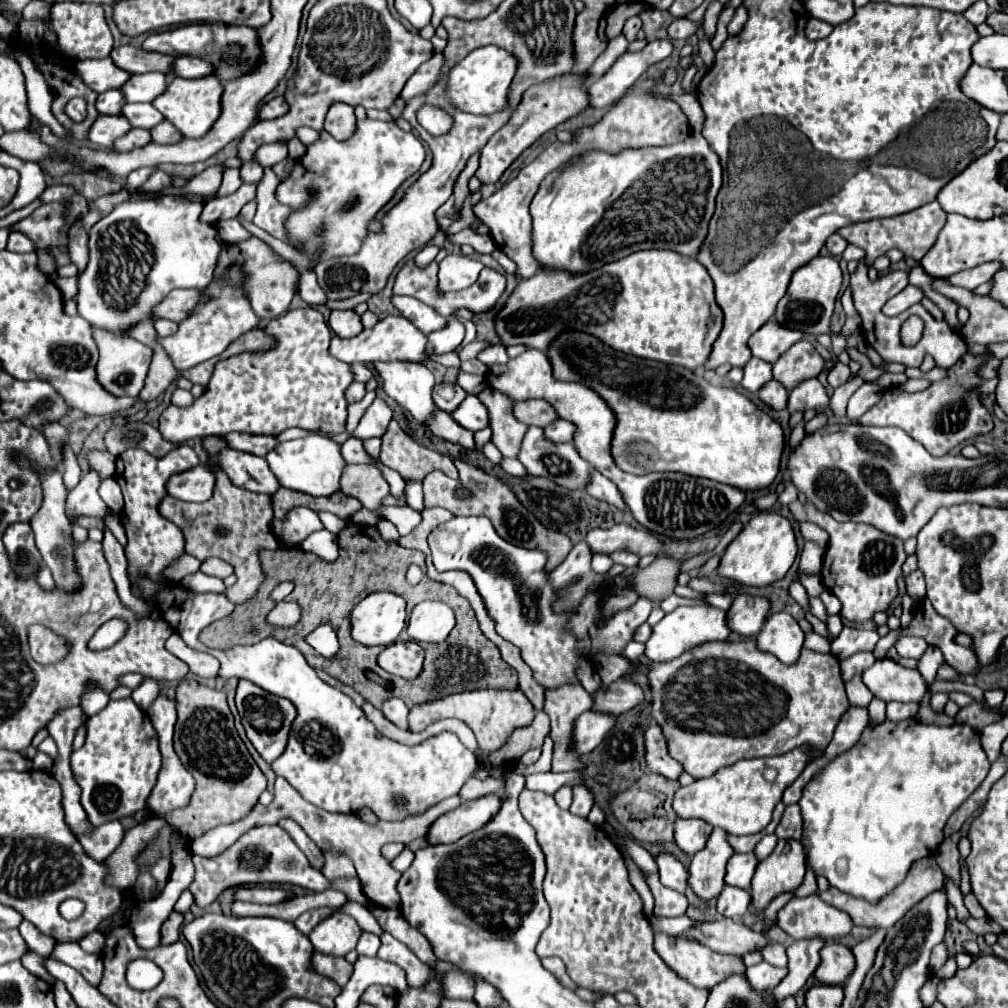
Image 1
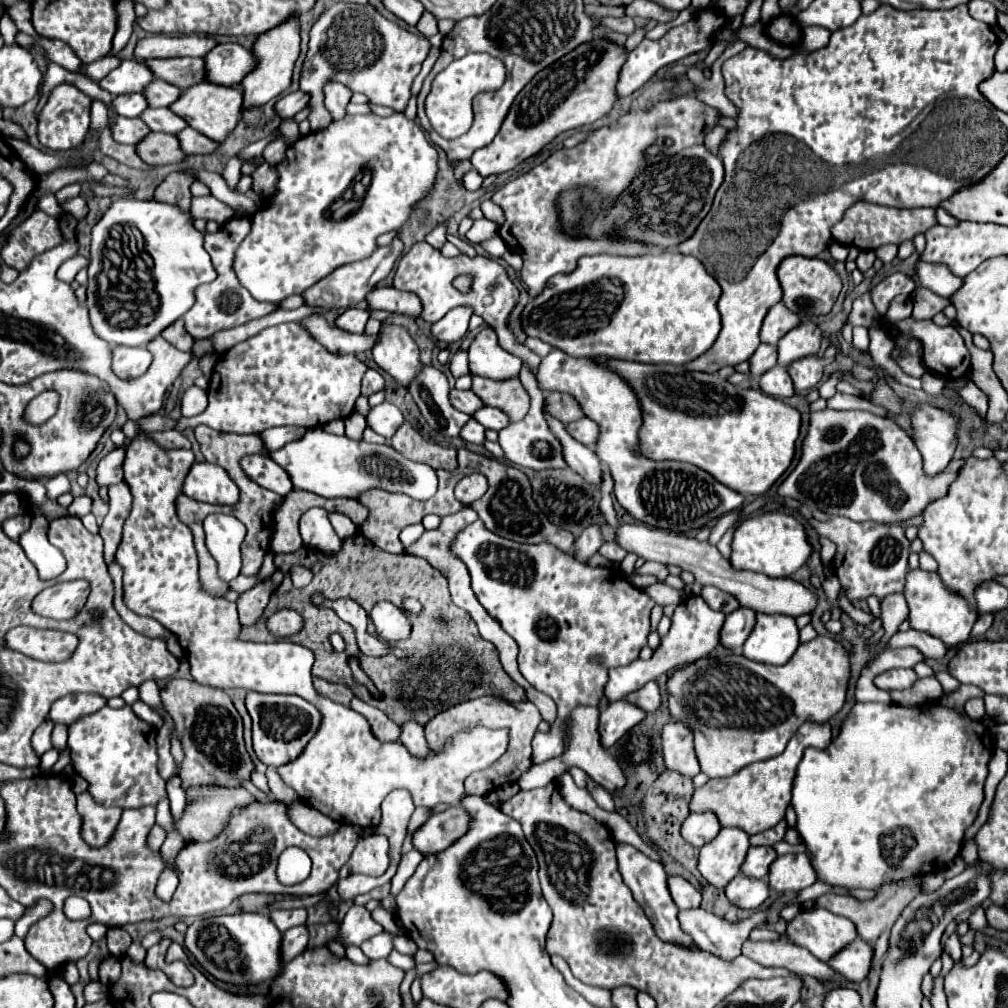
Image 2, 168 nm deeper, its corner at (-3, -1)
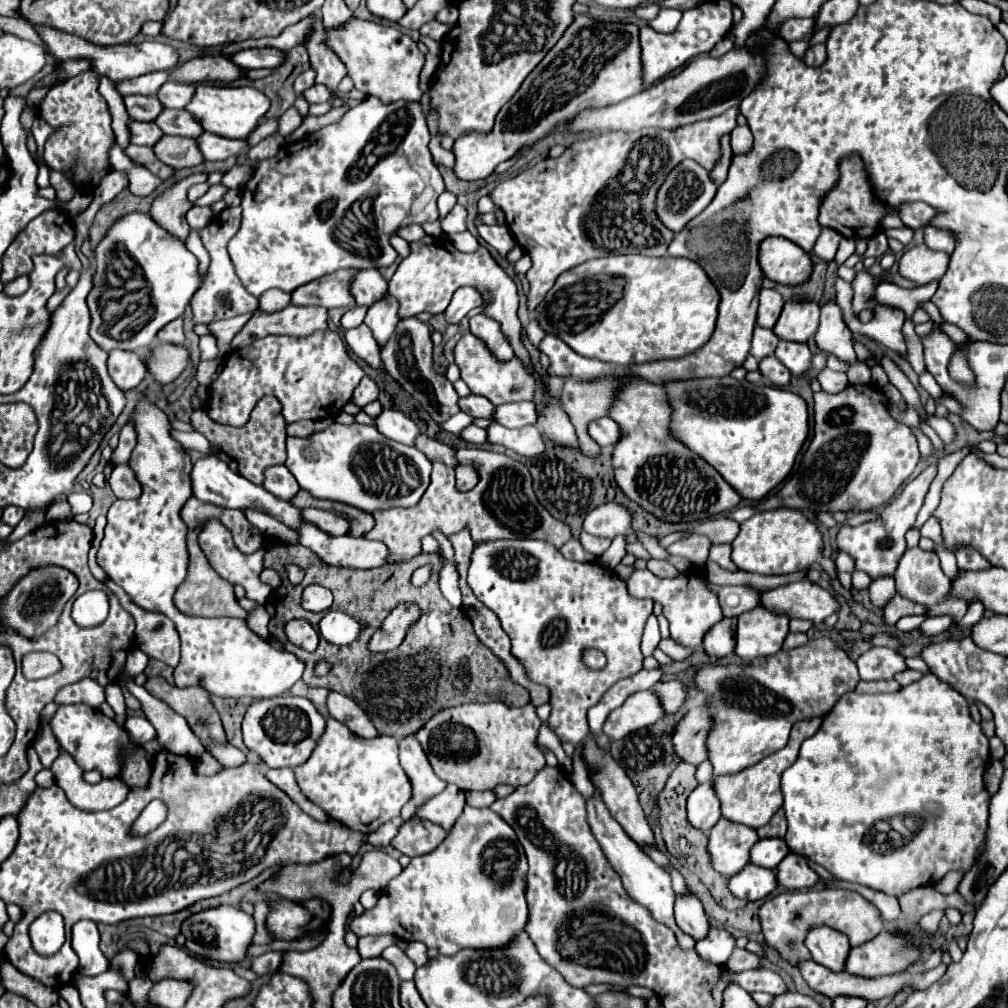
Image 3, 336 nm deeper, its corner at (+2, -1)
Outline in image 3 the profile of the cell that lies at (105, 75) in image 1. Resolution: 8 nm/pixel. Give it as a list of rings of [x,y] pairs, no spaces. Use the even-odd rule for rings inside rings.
[[[152,72],[148,76],[140,76],[140,78],[134,78],[134,80],[128,80],[128,82],[122,82],[118,86],[118,92],[122,96],[128,96],[128,94],[144,94],[144,96],[154,96],[160,86],[168,80],[168,72]]]

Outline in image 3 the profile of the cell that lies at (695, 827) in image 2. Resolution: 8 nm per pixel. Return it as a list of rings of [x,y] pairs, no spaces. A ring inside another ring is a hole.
[[[712,782],[698,784],[688,796],[688,820],[694,828],[708,832],[722,818],[720,800],[714,792]]]

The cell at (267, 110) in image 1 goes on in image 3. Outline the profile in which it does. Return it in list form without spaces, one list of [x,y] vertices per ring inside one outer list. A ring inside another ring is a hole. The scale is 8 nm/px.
[[[316,84],[316,86],[312,86],[310,90],[304,92],[304,98],[310,104],[314,104],[314,102],[330,102],[332,100],[332,94],[334,92],[330,88],[324,88],[324,84]]]

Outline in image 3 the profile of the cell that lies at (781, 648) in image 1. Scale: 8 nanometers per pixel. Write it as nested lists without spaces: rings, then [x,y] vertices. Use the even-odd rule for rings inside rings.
[[[762,606],[754,608],[738,616],[736,654],[748,662],[758,656],[772,656],[782,648],[786,634],[786,616],[778,616]]]

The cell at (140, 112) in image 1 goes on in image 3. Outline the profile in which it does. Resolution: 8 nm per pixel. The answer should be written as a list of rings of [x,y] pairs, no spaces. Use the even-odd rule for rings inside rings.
[[[164,110],[154,122],[162,128],[164,134],[198,138],[204,132],[202,124],[188,110]]]

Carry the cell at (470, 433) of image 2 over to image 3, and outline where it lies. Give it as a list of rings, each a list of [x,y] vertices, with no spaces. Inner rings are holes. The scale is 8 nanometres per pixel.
[[[458,412],[458,414],[450,416],[448,422],[442,422],[442,428],[444,428],[446,432],[460,434],[460,430],[464,430],[468,424],[472,424],[472,418],[470,418],[466,412]]]

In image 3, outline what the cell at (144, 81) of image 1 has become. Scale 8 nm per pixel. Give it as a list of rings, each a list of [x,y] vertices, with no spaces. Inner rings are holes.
[[[168,80],[162,90],[158,92],[158,100],[164,104],[164,108],[186,108],[186,104],[190,104],[194,96],[194,86],[190,84],[182,84],[182,82],[174,82]]]

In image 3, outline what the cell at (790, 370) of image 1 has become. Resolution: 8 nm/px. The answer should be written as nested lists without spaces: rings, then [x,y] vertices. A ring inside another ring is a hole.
[[[792,298],[784,304],[784,310],[774,326],[778,338],[792,340],[792,342],[808,342],[820,318],[820,304],[814,300],[798,300]]]

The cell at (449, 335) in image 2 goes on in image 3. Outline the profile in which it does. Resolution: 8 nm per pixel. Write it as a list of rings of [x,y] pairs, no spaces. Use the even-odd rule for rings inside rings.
[[[462,286],[454,292],[450,306],[446,308],[446,320],[452,324],[458,324],[472,308],[482,306],[482,294],[476,288],[470,286]]]

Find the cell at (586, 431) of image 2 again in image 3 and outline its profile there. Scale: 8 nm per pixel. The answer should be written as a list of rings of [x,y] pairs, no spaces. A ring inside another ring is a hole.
[[[598,418],[598,420],[590,422],[588,434],[596,440],[598,446],[606,448],[606,446],[614,446],[618,442],[620,428],[612,418]]]

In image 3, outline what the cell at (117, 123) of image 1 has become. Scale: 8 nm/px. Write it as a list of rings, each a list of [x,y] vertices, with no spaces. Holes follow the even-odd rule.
[[[130,122],[130,132],[132,132],[132,144],[144,144],[144,146],[154,146],[164,132],[158,128],[154,122]]]

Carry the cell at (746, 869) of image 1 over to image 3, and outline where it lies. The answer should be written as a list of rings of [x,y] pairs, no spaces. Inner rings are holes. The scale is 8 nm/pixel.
[[[764,838],[752,848],[750,862],[756,866],[776,870],[776,866],[782,862],[782,858],[788,852],[790,852],[790,848],[786,846],[786,842],[782,838]]]

